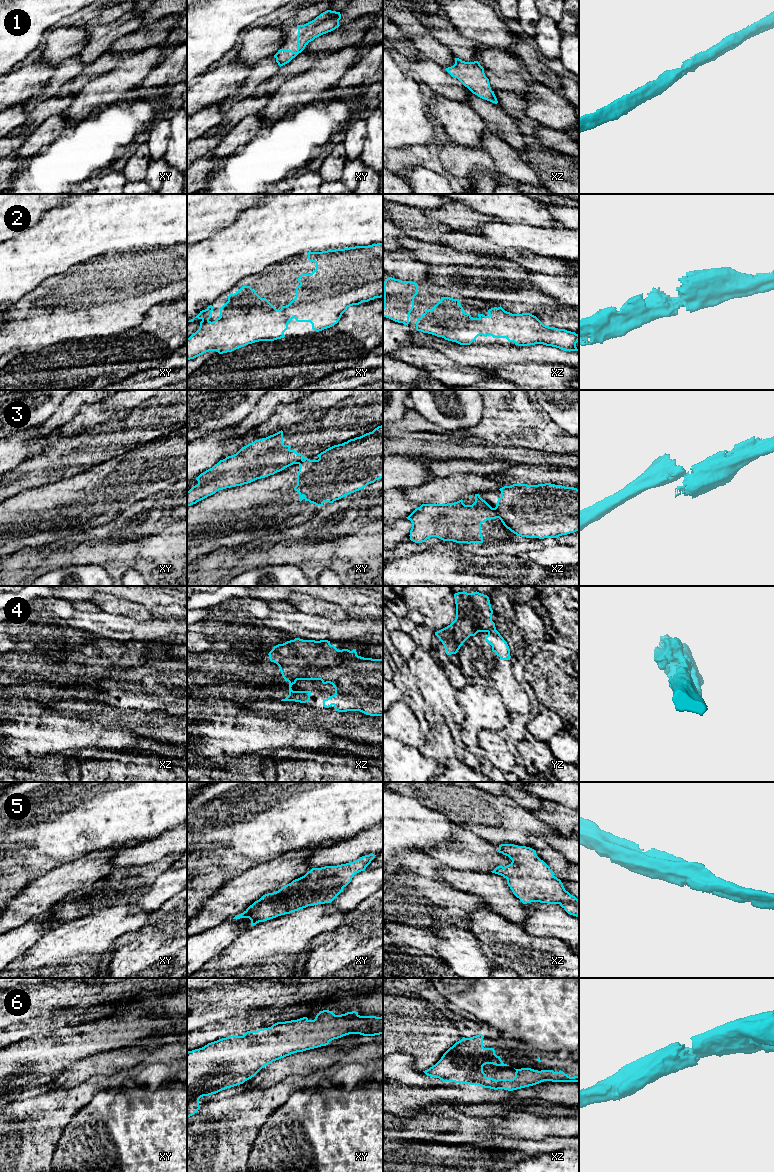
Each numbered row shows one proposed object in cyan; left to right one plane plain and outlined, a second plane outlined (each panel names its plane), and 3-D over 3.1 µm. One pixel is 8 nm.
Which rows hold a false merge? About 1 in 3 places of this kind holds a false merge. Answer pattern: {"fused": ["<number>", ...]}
{"fused": ["3"]}

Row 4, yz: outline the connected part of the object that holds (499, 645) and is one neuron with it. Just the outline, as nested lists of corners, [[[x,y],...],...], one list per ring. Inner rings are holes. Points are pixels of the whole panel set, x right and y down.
[[[465,591],[454,594],[456,618],[447,627],[435,632],[444,645],[447,655],[456,654],[463,643],[478,632],[487,632],[485,640],[492,646],[492,651],[501,660],[510,660],[507,642],[496,630],[492,621],[493,610],[487,595]]]

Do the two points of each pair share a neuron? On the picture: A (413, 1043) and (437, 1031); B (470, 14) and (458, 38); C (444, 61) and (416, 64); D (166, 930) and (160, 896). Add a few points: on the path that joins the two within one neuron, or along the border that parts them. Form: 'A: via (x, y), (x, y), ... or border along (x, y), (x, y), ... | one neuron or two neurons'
A: via (419, 1037), (423, 1033), (431, 1033) | one neuron
B: border along (451, 24), (464, 36), (476, 43) | two neurons
C: border along (427, 58), (440, 64), (445, 69) | two neurons
D: border along (176, 893), (150, 913) | two neurons

